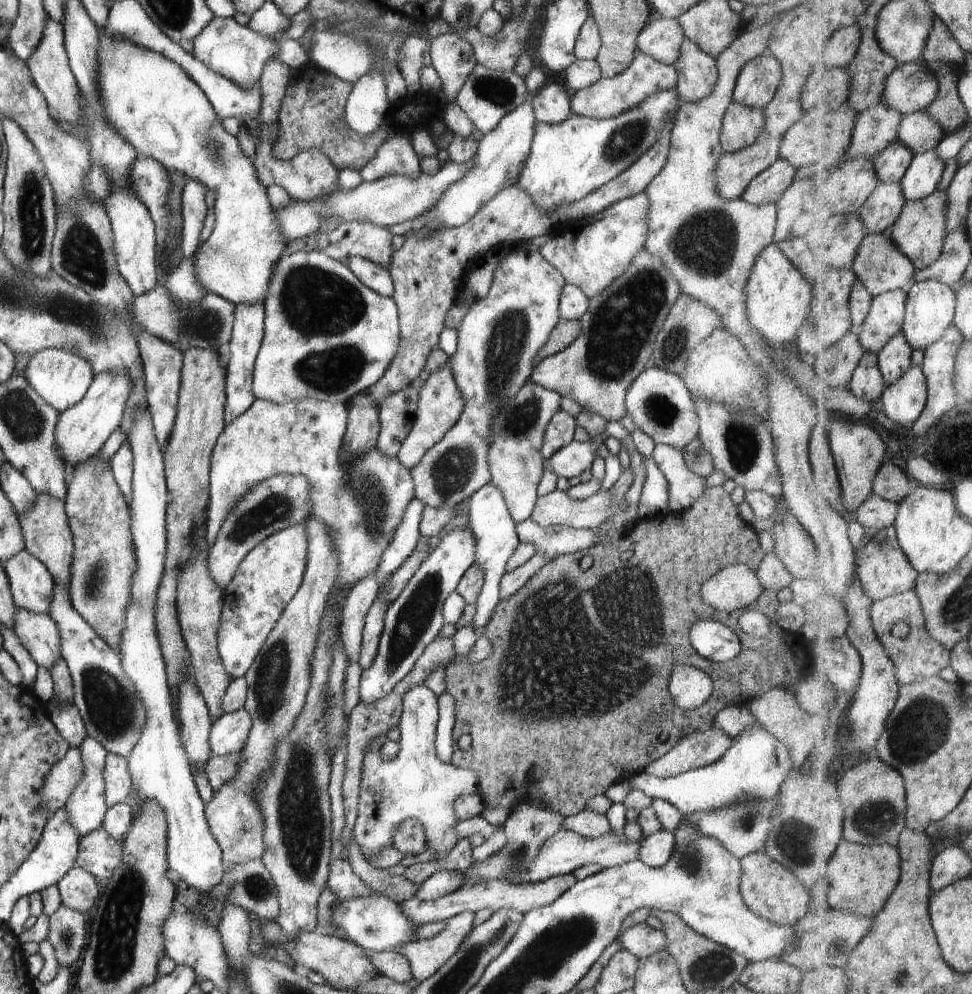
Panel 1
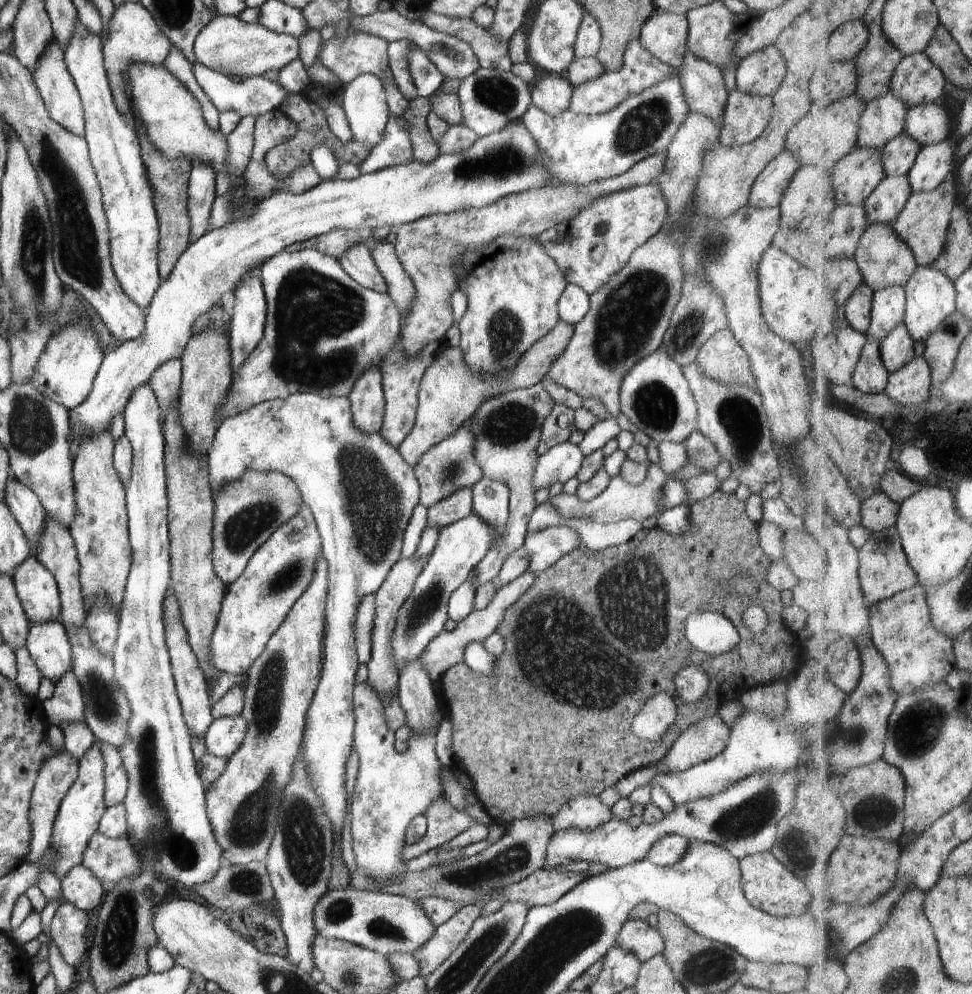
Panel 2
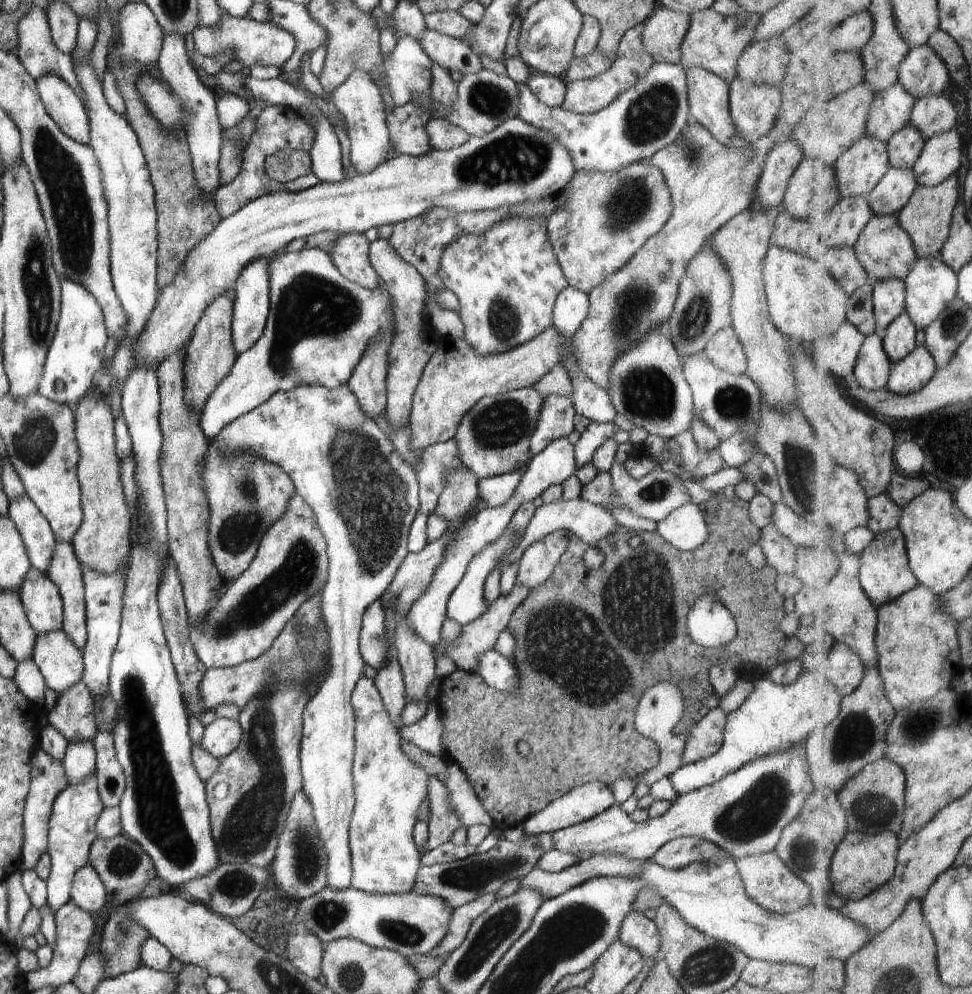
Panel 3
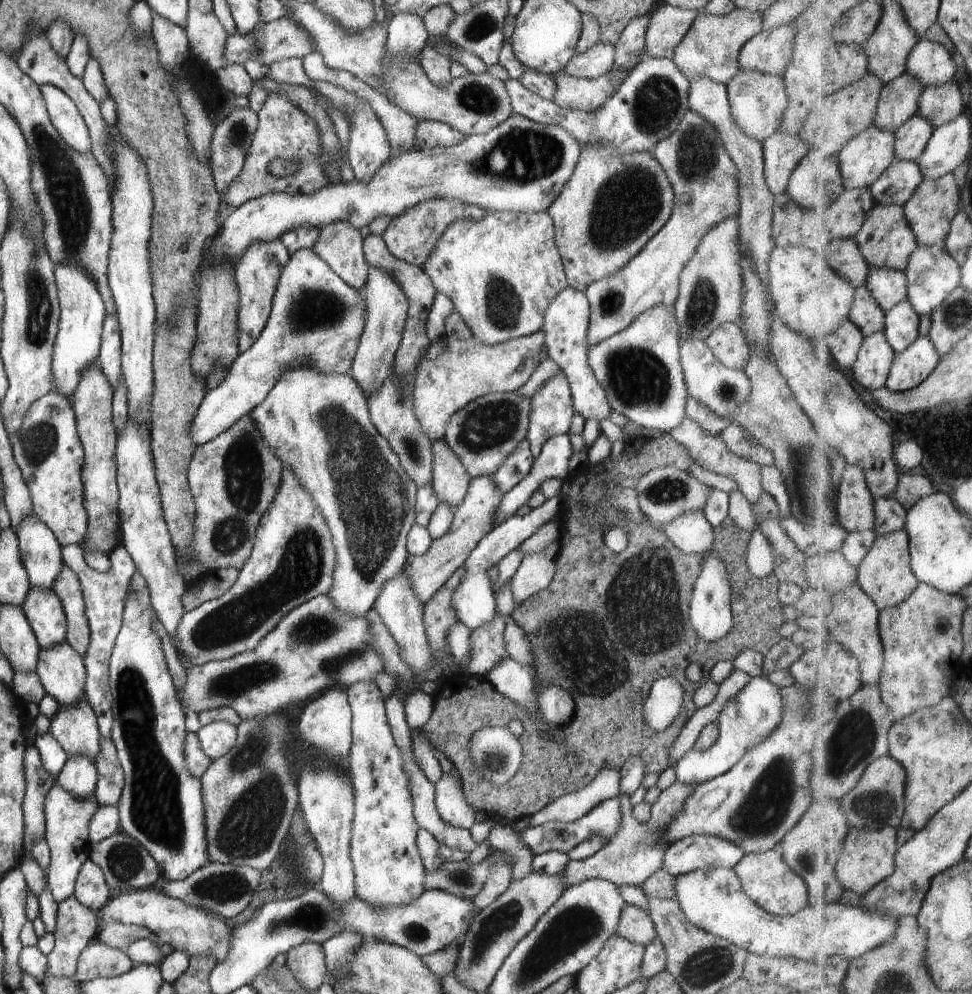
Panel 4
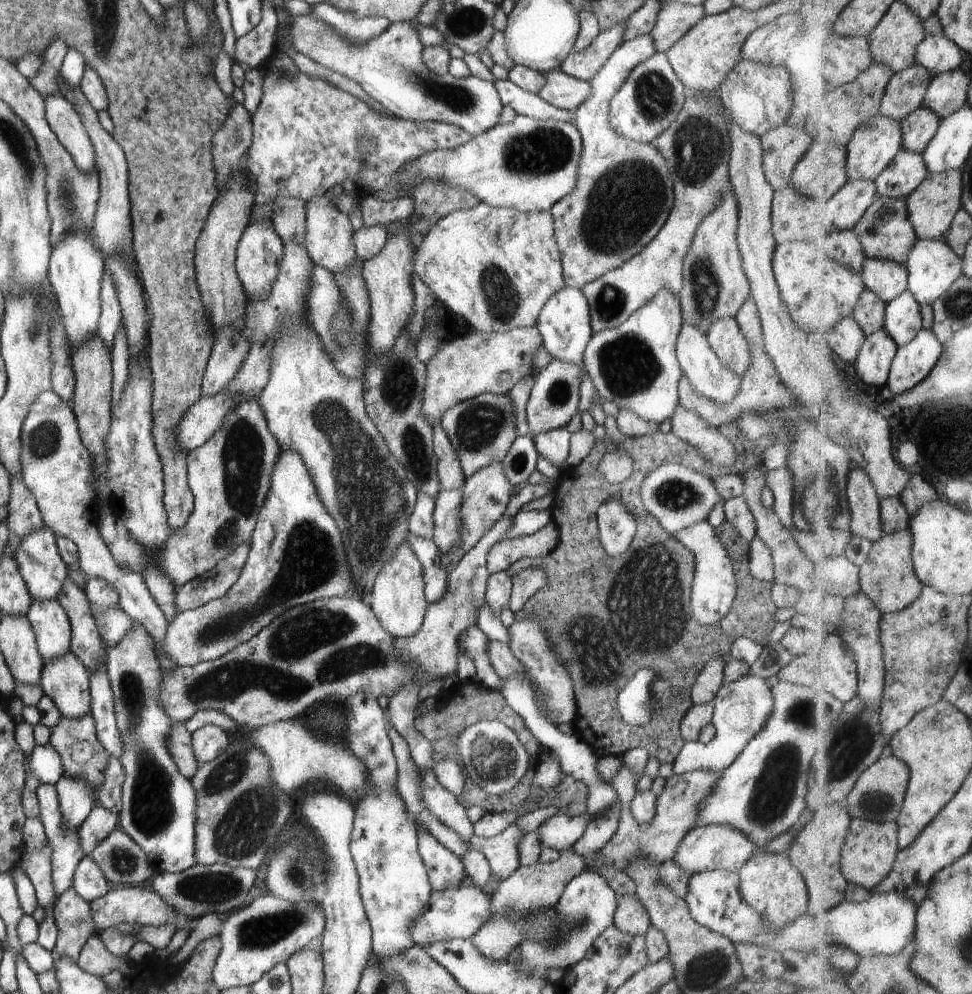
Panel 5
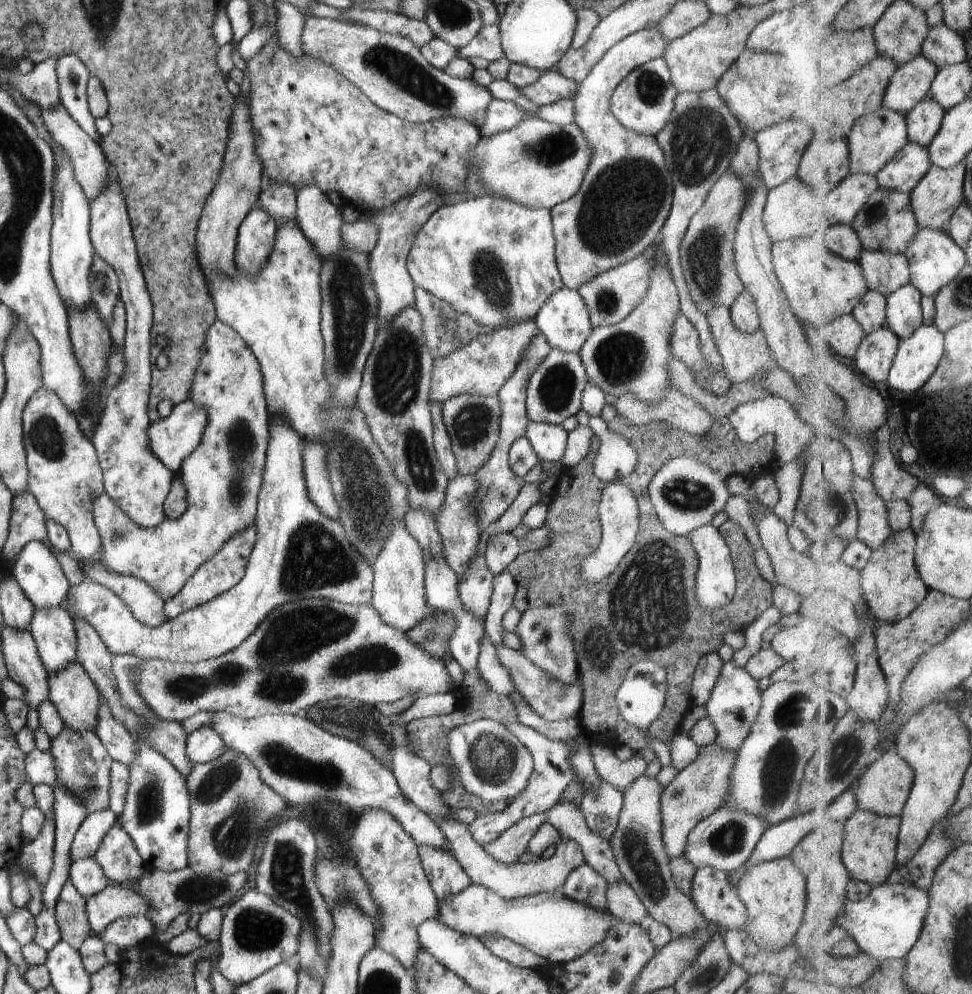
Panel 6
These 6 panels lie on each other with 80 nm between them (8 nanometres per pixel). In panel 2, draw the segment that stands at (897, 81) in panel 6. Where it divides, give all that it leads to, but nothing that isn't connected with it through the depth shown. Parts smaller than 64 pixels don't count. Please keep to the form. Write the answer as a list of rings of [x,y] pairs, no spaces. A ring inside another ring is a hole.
[[[893,92],[868,104],[861,120],[859,146],[883,150],[906,130],[909,106]]]

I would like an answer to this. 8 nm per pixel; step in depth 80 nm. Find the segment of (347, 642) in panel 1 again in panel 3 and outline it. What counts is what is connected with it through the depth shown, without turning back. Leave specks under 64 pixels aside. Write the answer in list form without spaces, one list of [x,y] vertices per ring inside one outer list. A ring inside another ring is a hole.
[[[374,601],[364,611],[359,651],[365,666],[377,669],[386,661],[389,647],[385,645],[385,616],[380,601]]]

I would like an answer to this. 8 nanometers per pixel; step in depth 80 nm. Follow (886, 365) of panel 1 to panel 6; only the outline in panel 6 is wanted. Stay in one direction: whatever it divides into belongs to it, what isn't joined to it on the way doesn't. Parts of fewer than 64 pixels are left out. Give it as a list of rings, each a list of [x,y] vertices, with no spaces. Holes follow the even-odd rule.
[[[912,282],[888,297],[887,324],[902,341],[912,338],[925,325],[923,297]]]

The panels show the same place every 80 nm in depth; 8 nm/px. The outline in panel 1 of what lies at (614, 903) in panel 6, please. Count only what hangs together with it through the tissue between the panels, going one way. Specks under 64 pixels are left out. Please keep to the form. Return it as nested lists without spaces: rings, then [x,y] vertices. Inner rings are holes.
[[[647,923],[628,927],[620,932],[618,940],[623,944],[624,950],[631,952],[639,959],[667,948],[665,934],[661,930],[650,927]]]

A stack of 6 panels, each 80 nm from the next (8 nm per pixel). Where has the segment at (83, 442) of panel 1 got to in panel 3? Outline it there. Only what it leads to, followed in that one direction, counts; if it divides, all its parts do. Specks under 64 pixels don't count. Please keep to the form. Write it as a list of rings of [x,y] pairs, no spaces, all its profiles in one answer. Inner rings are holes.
[[[518,116],[503,122],[487,135],[470,137],[462,146],[449,151],[432,149],[421,157],[398,155],[363,175],[344,178],[335,183],[319,181],[316,186],[299,193],[278,191],[254,199],[227,219],[222,219],[208,236],[190,249],[185,261],[177,268],[174,280],[158,291],[156,304],[145,322],[145,329],[137,334],[133,345],[130,345],[131,338],[121,340],[109,367],[106,370],[101,369],[97,374],[94,386],[102,397],[110,400],[111,405],[116,405],[121,392],[113,394],[114,386],[121,390],[127,376],[135,367],[148,366],[156,372],[162,361],[185,349],[207,305],[228,288],[235,286],[240,271],[254,259],[270,257],[282,251],[292,240],[322,231],[364,233],[369,228],[378,228],[382,224],[396,225],[398,221],[410,220],[434,207],[450,208],[458,212],[494,210],[499,206],[513,207],[524,201],[537,201],[545,196],[560,194],[574,175],[575,166],[569,152],[552,138],[548,130],[538,130]]]

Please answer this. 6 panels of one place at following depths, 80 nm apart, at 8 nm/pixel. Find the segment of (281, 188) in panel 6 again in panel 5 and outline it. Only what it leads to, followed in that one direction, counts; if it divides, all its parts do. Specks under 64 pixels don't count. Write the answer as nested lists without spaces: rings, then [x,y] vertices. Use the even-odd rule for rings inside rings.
[[[278,197],[274,200],[275,215],[272,224],[284,243],[295,242],[305,246],[305,203],[294,197]]]

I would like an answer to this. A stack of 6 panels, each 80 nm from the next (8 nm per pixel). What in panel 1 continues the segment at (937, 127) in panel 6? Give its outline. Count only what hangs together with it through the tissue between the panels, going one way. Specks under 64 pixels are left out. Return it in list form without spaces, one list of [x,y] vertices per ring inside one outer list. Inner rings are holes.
[[[898,140],[884,153],[874,158],[877,175],[882,183],[900,183],[909,171],[915,154],[905,143]]]

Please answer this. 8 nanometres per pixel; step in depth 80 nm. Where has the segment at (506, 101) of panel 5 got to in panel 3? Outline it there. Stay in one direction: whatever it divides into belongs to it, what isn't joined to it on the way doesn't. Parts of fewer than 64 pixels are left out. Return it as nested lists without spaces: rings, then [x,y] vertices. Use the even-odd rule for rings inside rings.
[[[656,63],[610,106],[589,115],[579,115],[562,107],[547,107],[521,82],[518,82],[518,90],[519,117],[538,130],[548,130],[569,152],[575,174],[619,171],[632,163],[648,161],[662,147],[674,143],[690,120],[685,70],[666,63]]]

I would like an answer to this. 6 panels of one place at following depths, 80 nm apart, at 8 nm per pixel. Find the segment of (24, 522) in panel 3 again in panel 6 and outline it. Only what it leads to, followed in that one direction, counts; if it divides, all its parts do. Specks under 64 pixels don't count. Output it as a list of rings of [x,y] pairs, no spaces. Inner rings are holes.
[[[30,541],[18,554],[12,568],[9,569],[13,577],[19,582],[24,594],[30,599],[35,609],[44,607],[58,607],[65,602],[70,584],[60,567],[56,556],[43,542]]]

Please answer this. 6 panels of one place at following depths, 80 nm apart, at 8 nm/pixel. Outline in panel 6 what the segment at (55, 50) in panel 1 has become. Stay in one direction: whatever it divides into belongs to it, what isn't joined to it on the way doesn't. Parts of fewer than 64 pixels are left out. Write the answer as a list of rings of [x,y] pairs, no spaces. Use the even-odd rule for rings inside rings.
[[[58,103],[51,109],[42,109],[41,115],[47,130],[51,133],[54,141],[57,141],[63,151],[71,158],[74,174],[83,193],[89,201],[96,200],[102,187],[109,181],[108,167],[105,154],[101,146],[67,113],[66,107]]]

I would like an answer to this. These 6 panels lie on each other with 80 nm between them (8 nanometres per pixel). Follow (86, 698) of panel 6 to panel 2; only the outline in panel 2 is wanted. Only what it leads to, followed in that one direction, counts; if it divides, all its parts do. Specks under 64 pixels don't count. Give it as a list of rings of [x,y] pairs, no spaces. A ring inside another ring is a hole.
[[[60,618],[52,622],[30,623],[25,649],[43,676],[55,684],[72,668],[71,646]]]

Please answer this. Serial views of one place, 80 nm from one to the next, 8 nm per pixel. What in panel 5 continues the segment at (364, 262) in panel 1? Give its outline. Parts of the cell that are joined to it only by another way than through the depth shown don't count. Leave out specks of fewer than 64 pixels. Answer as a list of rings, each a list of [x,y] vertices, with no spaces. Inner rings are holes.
[[[328,196],[311,198],[305,203],[305,223],[307,226],[305,236],[305,249],[311,260],[327,268],[330,272],[347,274],[349,267],[358,259],[355,251],[353,232],[355,231],[350,219],[337,209]]]

